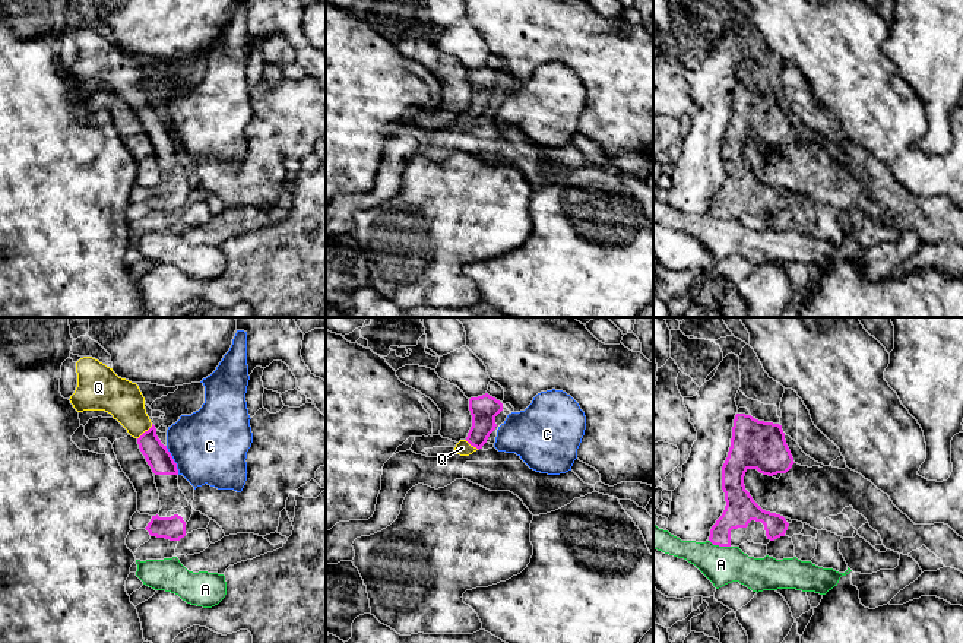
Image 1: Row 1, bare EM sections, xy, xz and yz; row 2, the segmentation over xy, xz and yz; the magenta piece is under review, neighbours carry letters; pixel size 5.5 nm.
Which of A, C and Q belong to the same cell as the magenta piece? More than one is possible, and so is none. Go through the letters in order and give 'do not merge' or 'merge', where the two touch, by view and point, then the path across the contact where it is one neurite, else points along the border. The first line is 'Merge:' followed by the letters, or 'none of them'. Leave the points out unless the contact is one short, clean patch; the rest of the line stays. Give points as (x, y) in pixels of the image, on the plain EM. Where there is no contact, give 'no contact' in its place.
Merge: Q
A: do not merge; meets magenta in yz at (719, 218)
C: do not merge; meets magenta in xy at (173, 133); border along xy (165, 119), (179, 146)
Q: merge; meets magenta in xy at (145, 104); runs through xy (157, 127), (145, 104), (133, 91), (123, 72)

